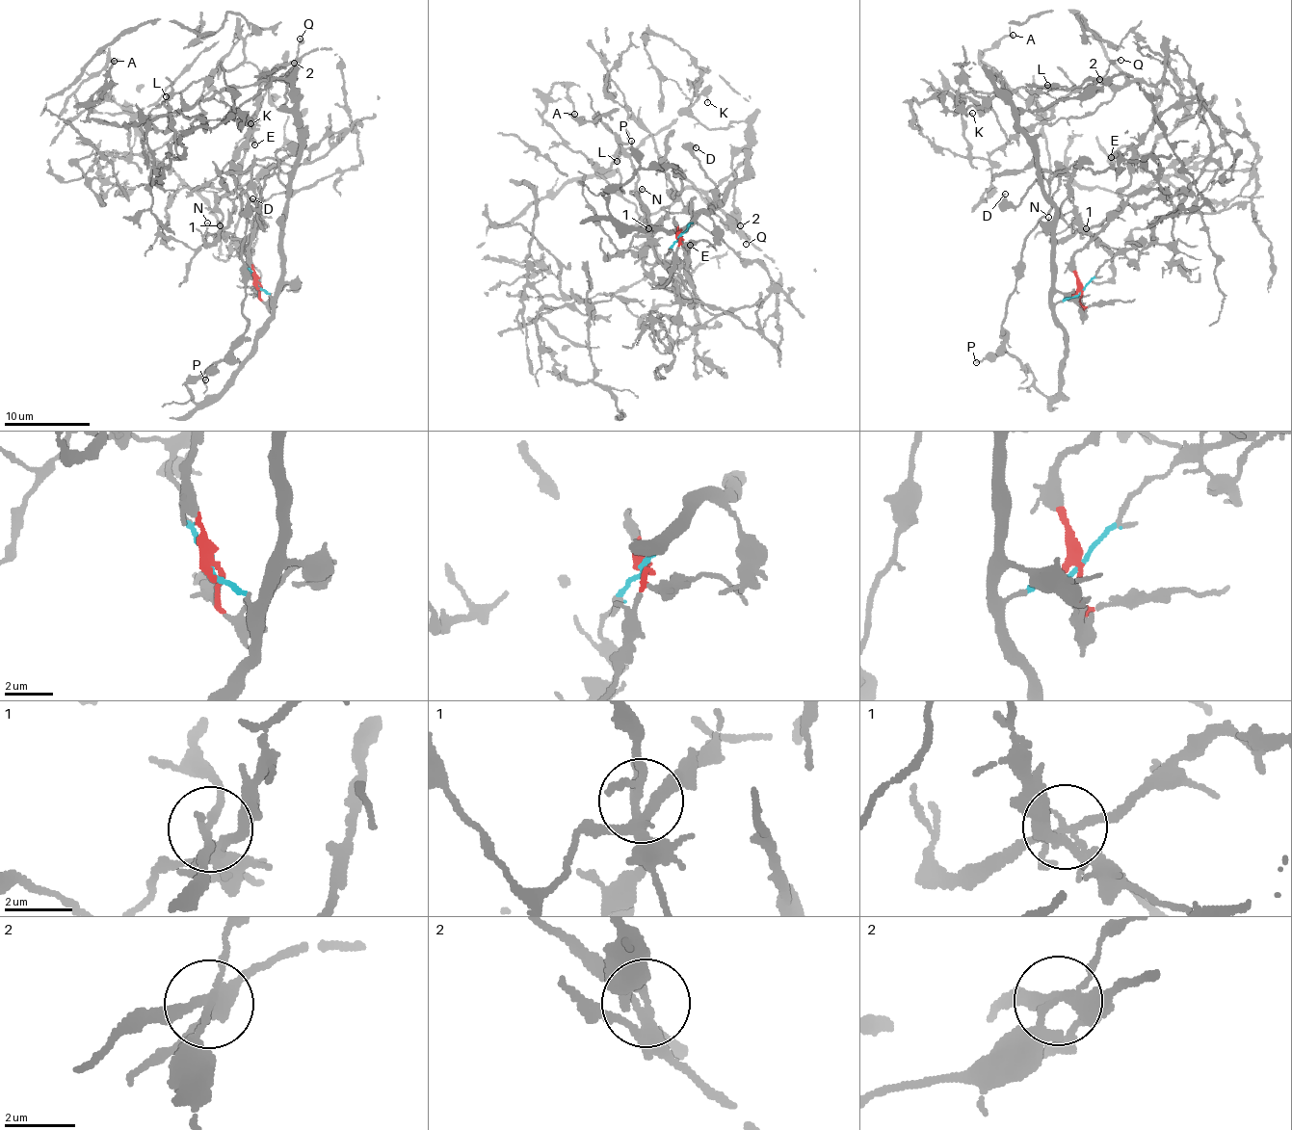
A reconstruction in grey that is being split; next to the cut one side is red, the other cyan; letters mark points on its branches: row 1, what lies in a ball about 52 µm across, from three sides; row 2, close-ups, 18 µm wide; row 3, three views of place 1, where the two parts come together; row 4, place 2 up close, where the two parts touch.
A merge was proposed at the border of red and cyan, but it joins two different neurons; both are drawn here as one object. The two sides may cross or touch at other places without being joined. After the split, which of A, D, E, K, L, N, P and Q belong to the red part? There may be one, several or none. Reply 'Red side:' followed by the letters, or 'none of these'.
Red side: A, E, L, N

